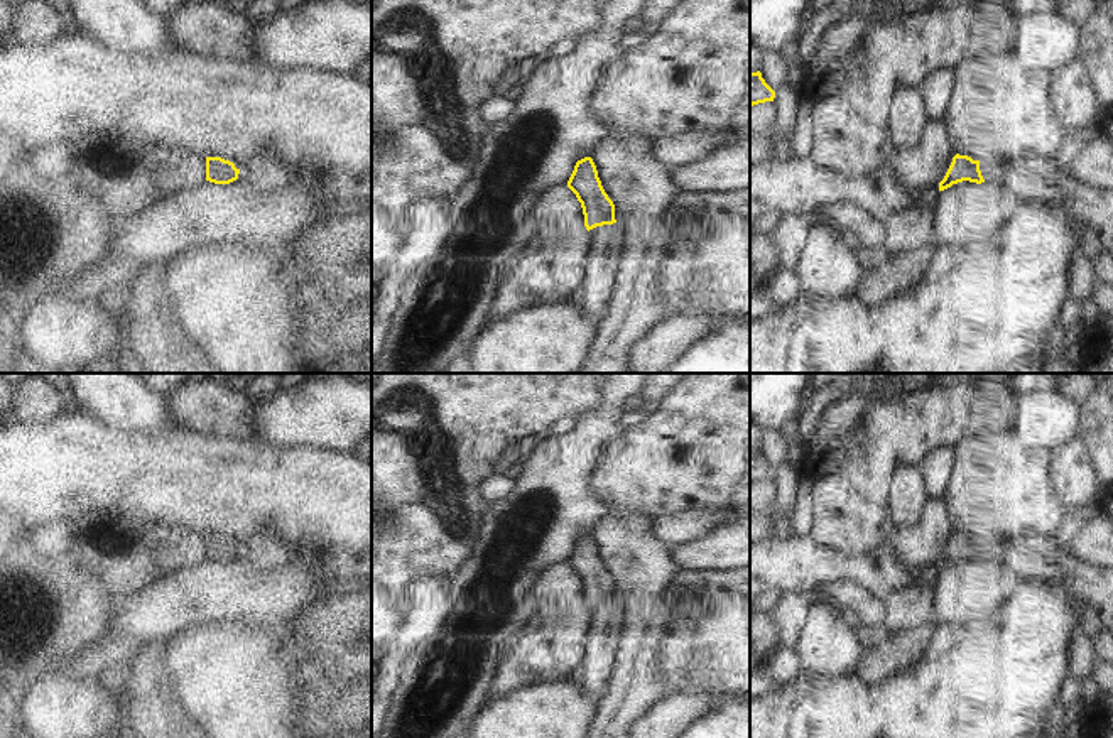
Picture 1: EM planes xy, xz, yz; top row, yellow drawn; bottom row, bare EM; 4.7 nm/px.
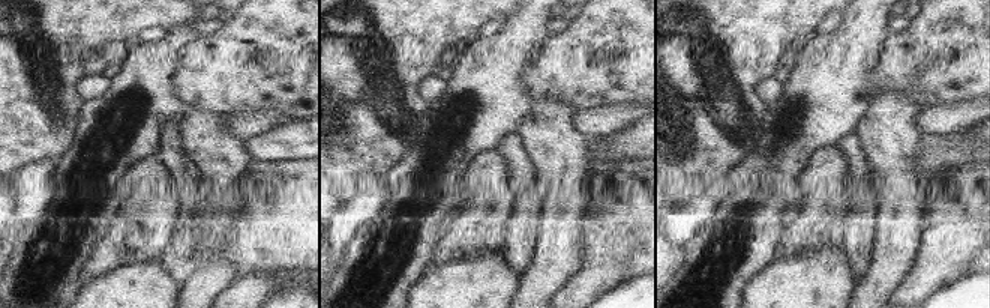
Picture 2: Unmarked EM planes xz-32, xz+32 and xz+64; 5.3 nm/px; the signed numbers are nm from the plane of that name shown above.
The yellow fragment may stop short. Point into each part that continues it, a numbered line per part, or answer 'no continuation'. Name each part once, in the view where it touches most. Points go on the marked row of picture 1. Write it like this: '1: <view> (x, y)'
1: xz (605, 244).

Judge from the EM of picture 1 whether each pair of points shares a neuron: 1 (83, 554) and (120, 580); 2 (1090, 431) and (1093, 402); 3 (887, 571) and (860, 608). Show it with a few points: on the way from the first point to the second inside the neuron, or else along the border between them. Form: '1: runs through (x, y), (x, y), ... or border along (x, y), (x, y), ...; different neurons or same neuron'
1: runs through (92, 554), (112, 571); same neuron
2: runs through (1093, 424), (1093, 409); same neuron
3: border along (831, 583), (857, 581), (882, 600); different neurons

